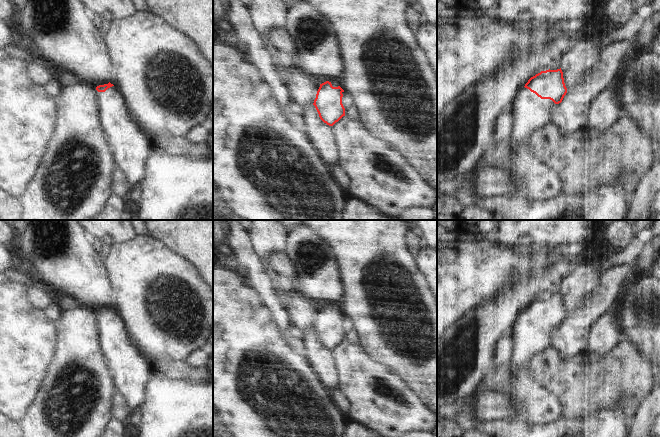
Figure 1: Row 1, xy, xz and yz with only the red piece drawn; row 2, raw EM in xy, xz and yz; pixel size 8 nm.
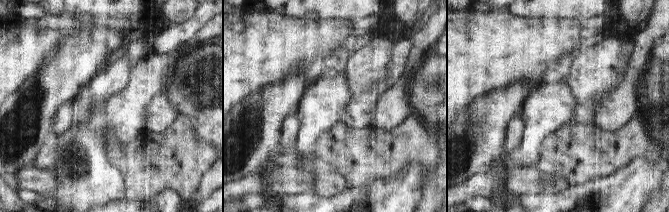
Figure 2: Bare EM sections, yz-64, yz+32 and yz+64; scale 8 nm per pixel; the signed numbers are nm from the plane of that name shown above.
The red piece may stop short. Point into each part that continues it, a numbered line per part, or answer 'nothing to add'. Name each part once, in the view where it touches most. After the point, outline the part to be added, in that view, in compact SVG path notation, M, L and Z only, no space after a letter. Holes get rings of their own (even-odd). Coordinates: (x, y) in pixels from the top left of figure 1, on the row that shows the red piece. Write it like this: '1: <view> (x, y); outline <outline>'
1: yz (530, 113); outline M523 87L517 94L512 109L512 142L515 151L529 145L533 134L551 124L551 113L555 103L550 99L541 99L529 89Z

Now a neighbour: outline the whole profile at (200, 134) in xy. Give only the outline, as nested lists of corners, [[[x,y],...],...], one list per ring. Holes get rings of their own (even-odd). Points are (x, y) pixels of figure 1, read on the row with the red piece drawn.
[[[199,125],[192,128],[187,135],[186,139],[195,144],[207,143],[210,134],[210,129],[207,125]]]

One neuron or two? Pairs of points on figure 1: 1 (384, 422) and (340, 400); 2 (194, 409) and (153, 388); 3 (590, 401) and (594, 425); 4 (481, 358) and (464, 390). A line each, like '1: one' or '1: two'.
1: two
2: one
3: two
4: one

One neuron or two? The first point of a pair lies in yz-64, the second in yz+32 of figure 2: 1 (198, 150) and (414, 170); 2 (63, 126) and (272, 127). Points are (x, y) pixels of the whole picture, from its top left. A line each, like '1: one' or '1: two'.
1: two
2: two

